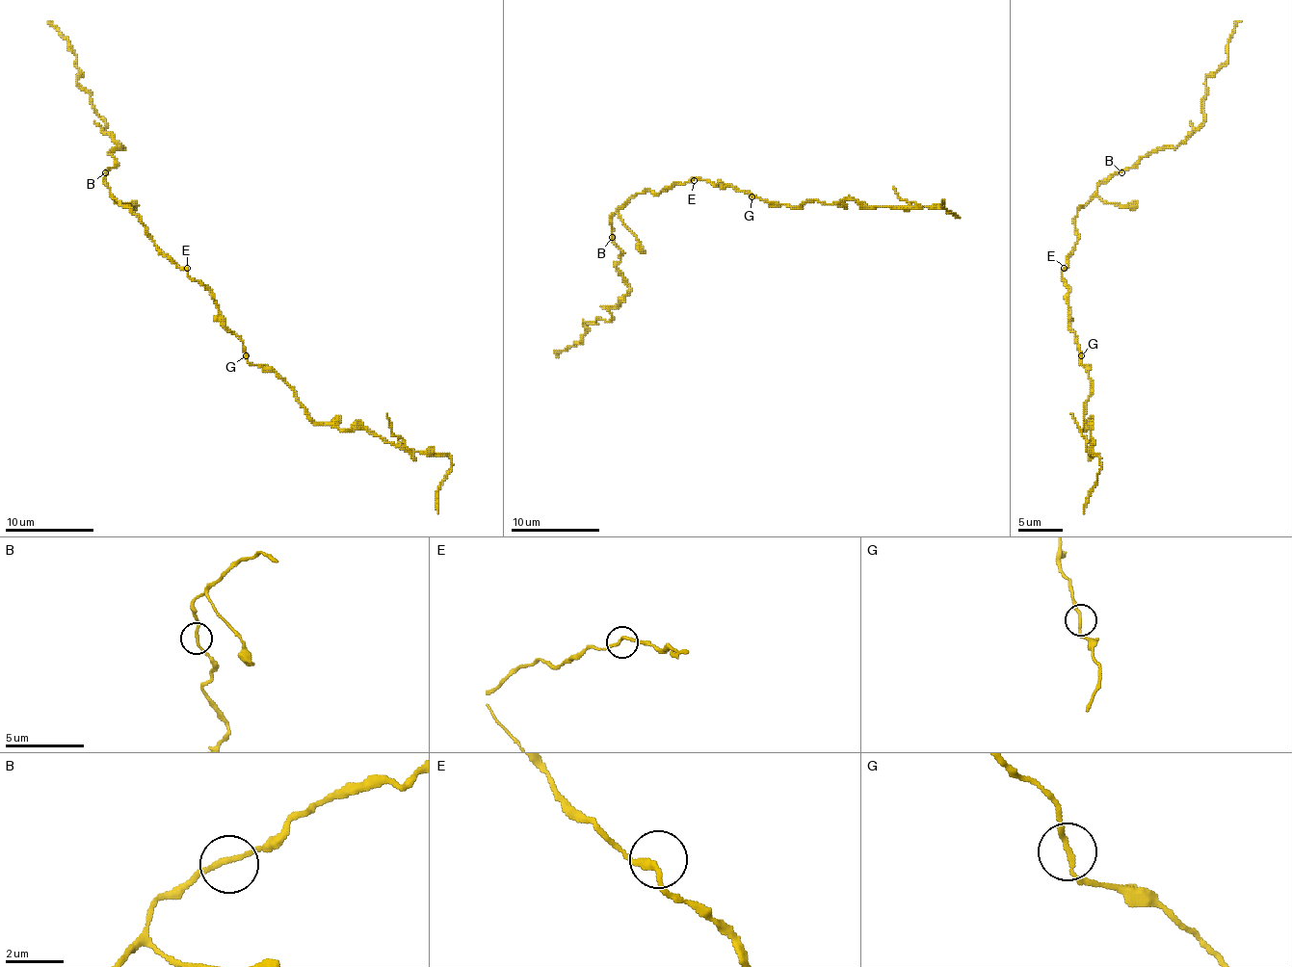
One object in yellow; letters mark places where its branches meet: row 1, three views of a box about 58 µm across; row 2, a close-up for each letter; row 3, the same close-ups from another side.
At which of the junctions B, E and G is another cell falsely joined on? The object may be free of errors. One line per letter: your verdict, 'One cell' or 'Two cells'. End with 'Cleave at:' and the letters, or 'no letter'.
B: One cell
E: One cell
G: Two cells
Cleave at: G

